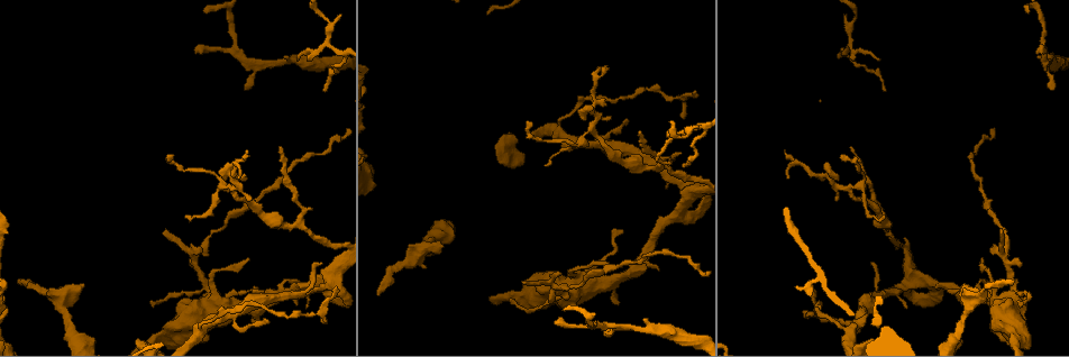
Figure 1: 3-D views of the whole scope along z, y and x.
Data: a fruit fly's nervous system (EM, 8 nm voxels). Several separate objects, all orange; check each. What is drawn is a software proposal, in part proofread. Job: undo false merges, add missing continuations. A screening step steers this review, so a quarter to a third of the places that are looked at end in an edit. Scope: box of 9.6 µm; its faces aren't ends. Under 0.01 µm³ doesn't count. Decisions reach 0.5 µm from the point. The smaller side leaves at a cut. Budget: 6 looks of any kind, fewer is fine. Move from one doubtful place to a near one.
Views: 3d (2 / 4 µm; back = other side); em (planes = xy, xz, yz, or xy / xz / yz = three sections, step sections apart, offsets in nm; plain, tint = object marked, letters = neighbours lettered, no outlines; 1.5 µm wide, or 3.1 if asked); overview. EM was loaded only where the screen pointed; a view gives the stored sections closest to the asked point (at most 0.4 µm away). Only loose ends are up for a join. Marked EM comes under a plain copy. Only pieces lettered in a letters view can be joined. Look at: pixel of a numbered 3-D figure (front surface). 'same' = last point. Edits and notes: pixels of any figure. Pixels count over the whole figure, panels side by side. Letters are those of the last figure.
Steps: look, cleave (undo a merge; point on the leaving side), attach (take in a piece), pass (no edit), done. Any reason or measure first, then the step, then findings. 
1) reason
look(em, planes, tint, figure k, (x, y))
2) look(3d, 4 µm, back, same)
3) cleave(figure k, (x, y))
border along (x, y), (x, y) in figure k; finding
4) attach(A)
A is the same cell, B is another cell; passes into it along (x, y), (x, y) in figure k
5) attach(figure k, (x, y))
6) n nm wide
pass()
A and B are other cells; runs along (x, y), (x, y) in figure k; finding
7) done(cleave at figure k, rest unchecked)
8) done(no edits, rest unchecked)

tapers out
look(em, planes, letters, figure 1, (786, 176))

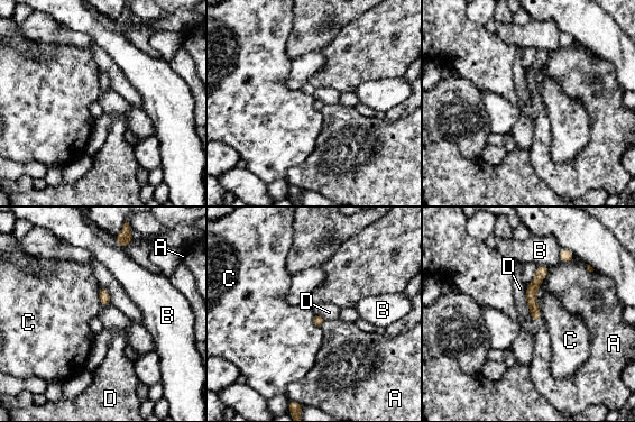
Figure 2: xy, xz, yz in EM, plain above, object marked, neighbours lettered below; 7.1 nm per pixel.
pass()
A, B, C and D are other cells; border along (540, 284), (537, 308), (542, 320) in figure 2; none of them fits

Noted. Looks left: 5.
tapers out
look(3d, 2 µm, figure 1, (851, 147))

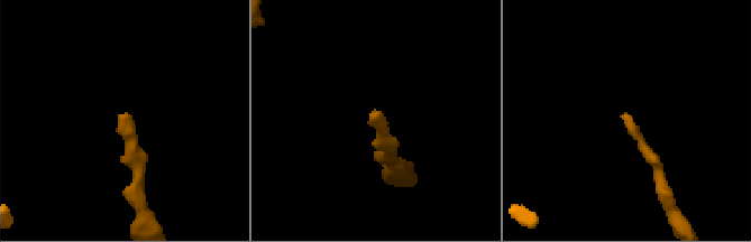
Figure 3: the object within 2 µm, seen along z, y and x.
now the EM
look(em, planes, letters, figure 3, (371, 113))

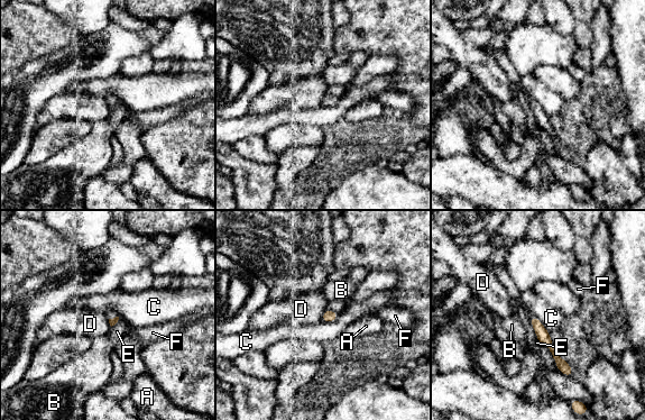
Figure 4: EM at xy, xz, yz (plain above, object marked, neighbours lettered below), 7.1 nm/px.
pass()
A, B, C, D, E and F are other cells; border along (326, 309), (320, 319) in figure 4; no lettered piece goes on from it

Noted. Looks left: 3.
four-way junction
look(3d, 4 µm, figure 1, (595, 133))

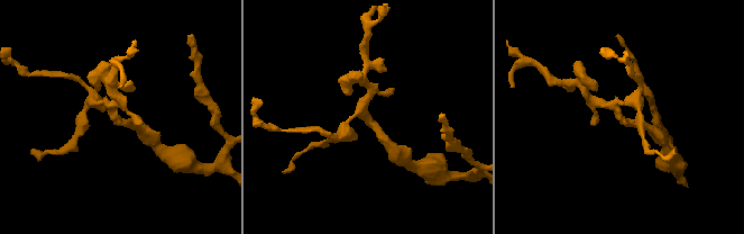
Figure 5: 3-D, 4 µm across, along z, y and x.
look(em, yz, step 8, tint, figure 5, (114, 111))

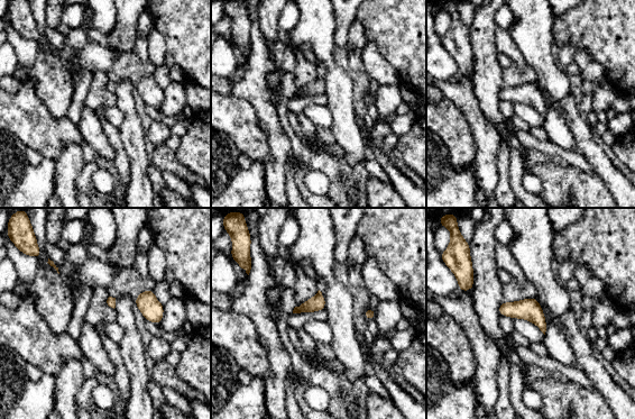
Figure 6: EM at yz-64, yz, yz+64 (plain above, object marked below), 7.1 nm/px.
another direction
look(em, xy, step 4, letters, same)

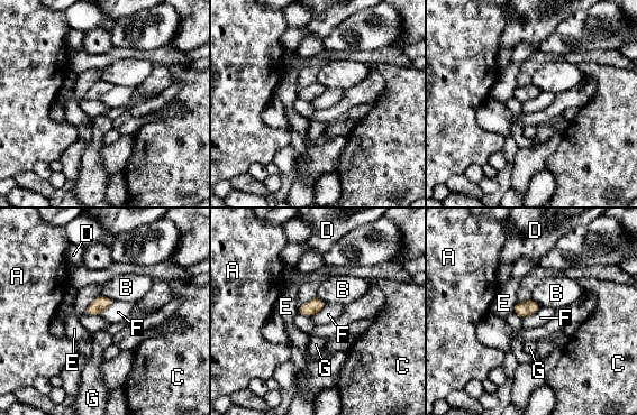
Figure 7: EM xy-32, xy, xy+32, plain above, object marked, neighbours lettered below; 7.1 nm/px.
pass()
A, B, C, D, E, F and G are other cells; one cell here

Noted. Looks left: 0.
done(no edits, rest unchecked)

